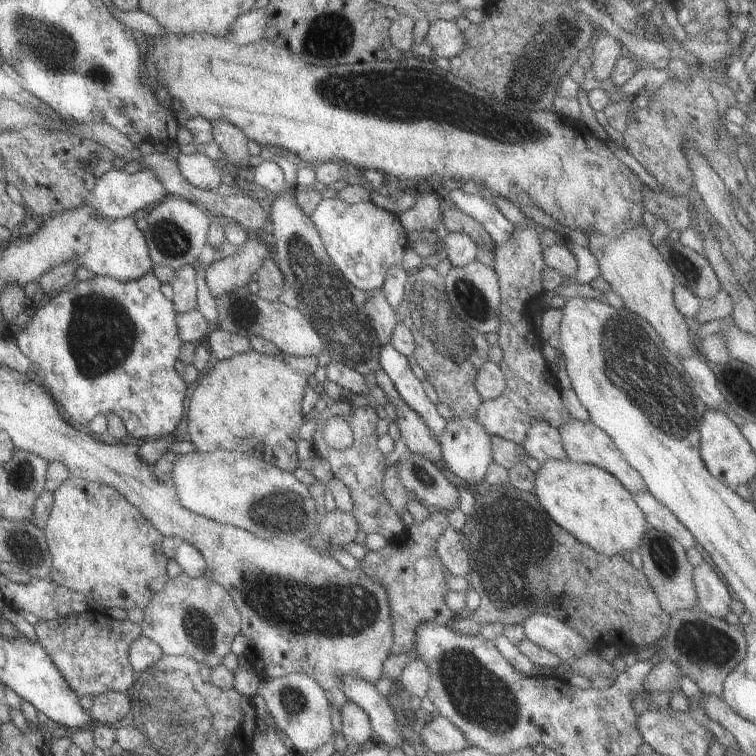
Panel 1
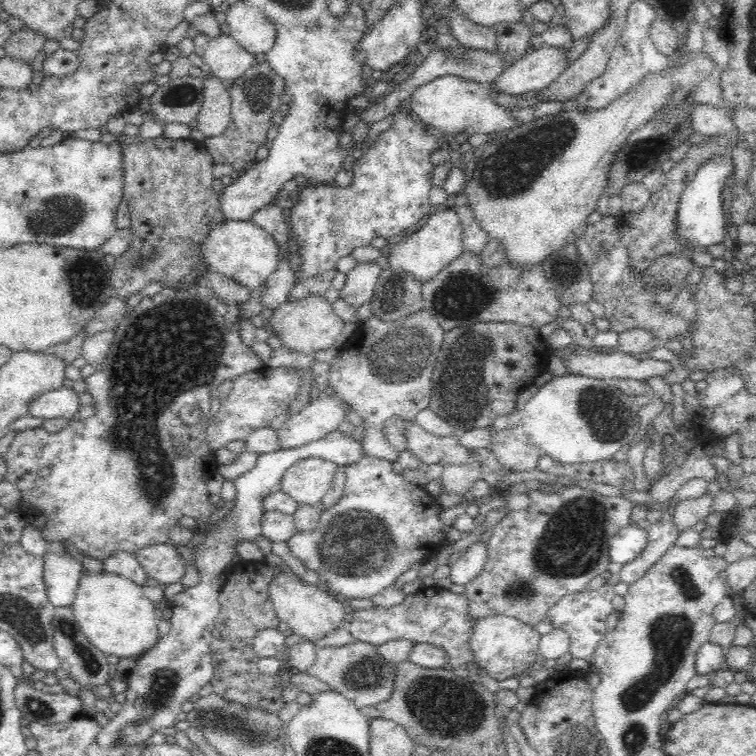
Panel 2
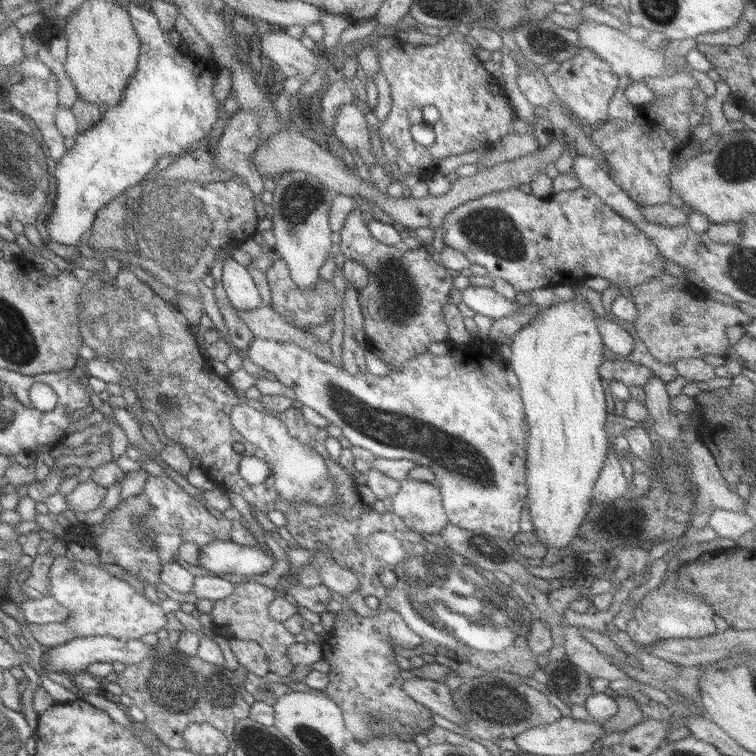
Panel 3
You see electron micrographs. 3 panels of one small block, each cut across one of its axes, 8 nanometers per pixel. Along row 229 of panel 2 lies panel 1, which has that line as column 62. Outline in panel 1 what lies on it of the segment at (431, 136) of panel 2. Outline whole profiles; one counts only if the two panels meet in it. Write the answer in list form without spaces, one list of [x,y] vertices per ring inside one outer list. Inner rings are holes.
[[[153,265],[143,276],[139,276],[137,280],[127,280],[127,282],[119,282],[113,280],[109,276],[93,275],[91,278],[83,281],[72,281],[68,287],[63,288],[56,294],[52,294],[48,302],[45,302],[36,312],[29,311],[22,319],[18,328],[15,329],[15,340],[17,348],[21,354],[33,364],[33,374],[30,375],[35,382],[39,382],[40,386],[45,388],[45,392],[49,392],[49,396],[53,396],[53,402],[59,406],[61,416],[65,416],[67,420],[71,420],[73,424],[86,425],[97,414],[115,414],[121,418],[126,434],[131,438],[161,438],[171,437],[179,420],[184,418],[183,400],[185,400],[186,384],[181,380],[180,368],[177,362],[179,348],[181,348],[181,340],[177,336],[175,330],[175,309],[173,303],[163,297],[159,287],[161,283],[155,278]]]

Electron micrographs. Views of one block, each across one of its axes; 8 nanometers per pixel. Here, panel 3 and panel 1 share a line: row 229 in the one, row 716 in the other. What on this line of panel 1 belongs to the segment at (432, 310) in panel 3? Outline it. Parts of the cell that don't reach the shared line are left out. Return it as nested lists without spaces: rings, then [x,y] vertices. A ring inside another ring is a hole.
[[[347,700],[340,709],[341,738],[348,751],[357,749],[369,739],[374,739],[367,714],[355,702]]]

